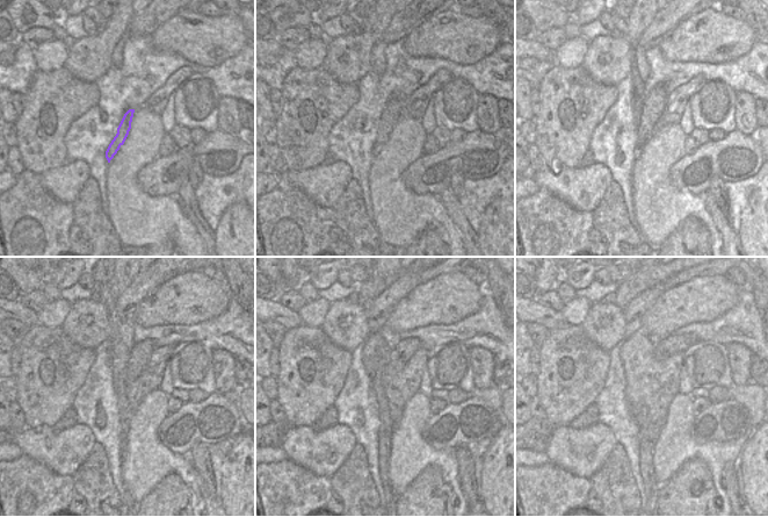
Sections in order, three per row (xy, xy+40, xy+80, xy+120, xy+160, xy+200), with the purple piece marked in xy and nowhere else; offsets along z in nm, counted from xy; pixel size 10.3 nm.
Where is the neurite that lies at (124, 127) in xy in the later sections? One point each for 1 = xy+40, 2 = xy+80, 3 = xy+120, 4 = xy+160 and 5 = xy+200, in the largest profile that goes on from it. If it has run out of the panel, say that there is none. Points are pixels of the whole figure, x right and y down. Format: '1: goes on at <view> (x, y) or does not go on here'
1: goes on at xy+40 (393, 109)
2: goes on at xy+80 (654, 102)
3: goes on at xy+120 (142, 351)
4: goes on at xy+160 (403, 351)
5: goes on at xy+200 (672, 344)

